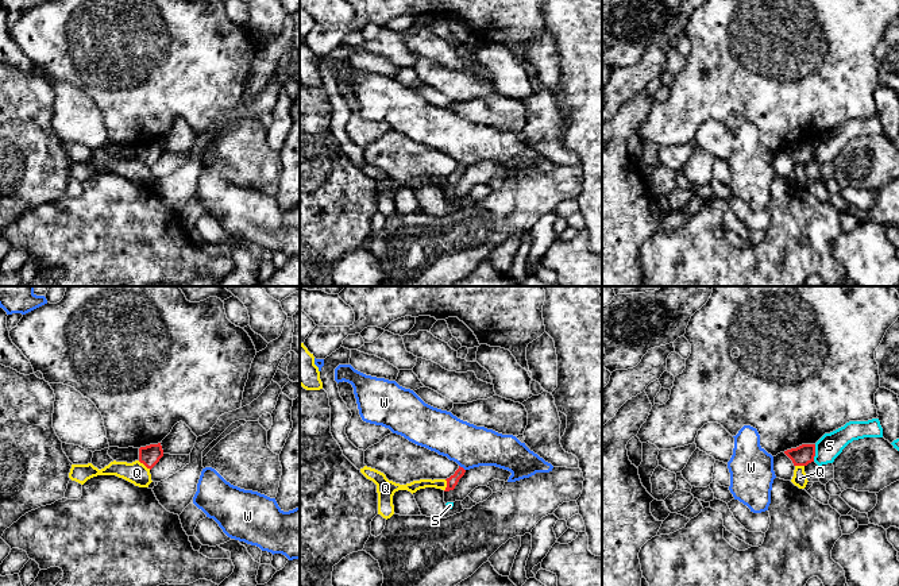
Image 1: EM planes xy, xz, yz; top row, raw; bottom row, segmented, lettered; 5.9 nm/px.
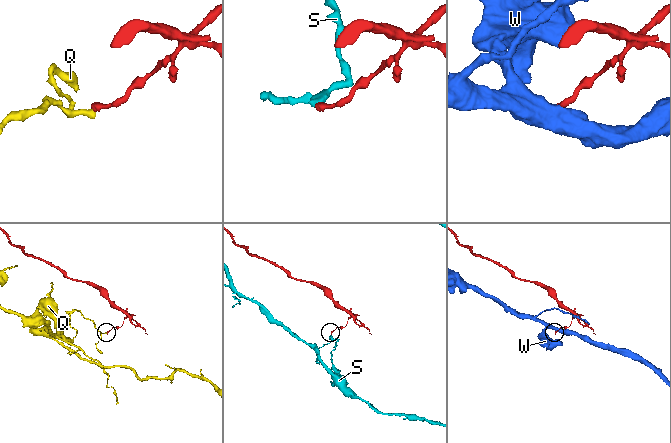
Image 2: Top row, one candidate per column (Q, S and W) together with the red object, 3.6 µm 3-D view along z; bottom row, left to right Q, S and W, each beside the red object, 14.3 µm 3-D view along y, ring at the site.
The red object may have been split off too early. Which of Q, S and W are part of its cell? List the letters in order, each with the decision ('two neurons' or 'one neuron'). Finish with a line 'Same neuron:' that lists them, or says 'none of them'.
Q: two neurons
S: two neurons
W: two neurons
Same neuron: none of them

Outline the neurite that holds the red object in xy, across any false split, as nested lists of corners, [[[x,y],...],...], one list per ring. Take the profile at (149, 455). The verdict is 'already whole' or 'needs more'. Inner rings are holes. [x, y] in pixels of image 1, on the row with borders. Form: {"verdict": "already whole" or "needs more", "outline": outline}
{"verdict": "already whole", "outline": [[[161,443],[139,448],[139,462],[143,463],[150,470],[159,462],[162,456],[163,450]]]}

